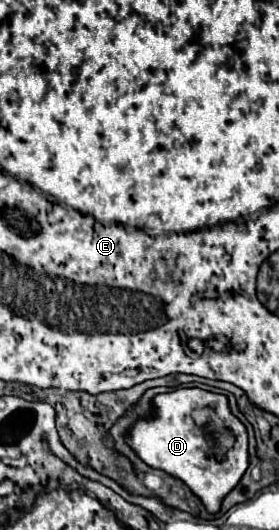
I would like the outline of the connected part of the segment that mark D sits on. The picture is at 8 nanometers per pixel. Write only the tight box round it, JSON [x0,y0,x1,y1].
[127,387,247,513]

